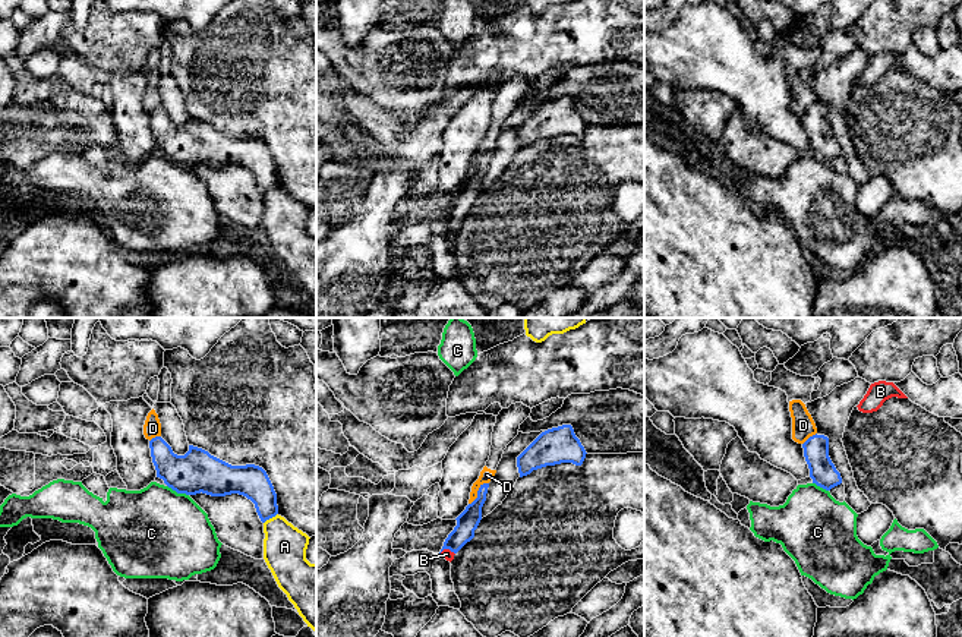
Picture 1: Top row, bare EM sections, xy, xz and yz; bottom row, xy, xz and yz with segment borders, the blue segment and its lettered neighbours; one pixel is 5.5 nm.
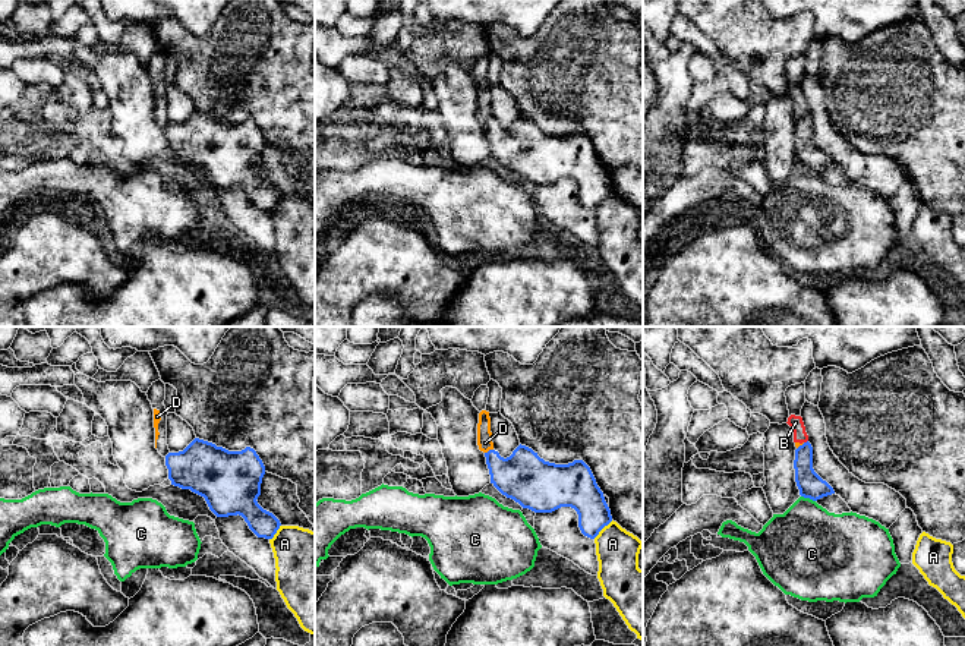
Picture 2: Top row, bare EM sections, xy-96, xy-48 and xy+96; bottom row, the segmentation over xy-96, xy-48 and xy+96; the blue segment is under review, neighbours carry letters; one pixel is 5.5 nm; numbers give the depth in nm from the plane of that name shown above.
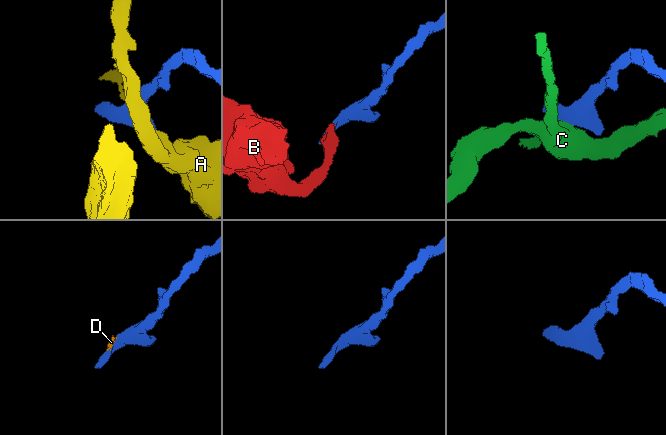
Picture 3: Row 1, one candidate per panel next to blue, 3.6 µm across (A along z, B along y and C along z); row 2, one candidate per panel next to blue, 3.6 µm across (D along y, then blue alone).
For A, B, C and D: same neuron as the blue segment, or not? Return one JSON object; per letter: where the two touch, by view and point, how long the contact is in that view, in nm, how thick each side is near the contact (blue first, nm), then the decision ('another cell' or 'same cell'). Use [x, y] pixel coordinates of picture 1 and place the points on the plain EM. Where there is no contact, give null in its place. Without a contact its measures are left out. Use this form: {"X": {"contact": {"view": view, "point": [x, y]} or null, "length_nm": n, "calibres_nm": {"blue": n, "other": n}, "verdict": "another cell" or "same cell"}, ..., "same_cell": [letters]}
{"A": {"contact": {"view": "xy", "point": [270, 189]}, "length_nm": 100, "calibres_nm": {"blue": 180, "other": 240}, "verdict": "another cell"}, "B": {"contact": {"view": "xz", "point": [447, 220]}, "length_nm": 90, "calibres_nm": {"blue": 120, "other": 60}, "verdict": "another cell"}, "C": {"contact": {"view": "xy", "point": [177, 164]}, "length_nm": 130, "calibres_nm": {"blue": 240, "other": 500}, "verdict": "another cell"}, "D": {"contact": {"view": "xz", "point": [478, 164]}, "length_nm": 170, "calibres_nm": {"blue": 120, "other": 70}, "verdict": "another cell"}, "same_cell": []}

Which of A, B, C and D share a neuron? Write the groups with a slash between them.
A / B D / C

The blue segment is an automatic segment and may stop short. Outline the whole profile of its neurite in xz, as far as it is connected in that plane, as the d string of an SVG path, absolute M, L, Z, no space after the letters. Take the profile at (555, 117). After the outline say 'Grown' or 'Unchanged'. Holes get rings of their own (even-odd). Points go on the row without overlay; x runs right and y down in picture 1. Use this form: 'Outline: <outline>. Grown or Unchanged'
Outline: M571 97L542 104L518 129L517 139L520 149L530 146L533 142L573 135L581 138L586 130L586 122L575 108Z. Unchanged

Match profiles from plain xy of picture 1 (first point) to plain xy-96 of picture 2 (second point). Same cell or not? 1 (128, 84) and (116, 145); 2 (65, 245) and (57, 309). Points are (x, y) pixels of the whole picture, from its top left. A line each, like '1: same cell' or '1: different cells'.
1: different cells
2: different cells

